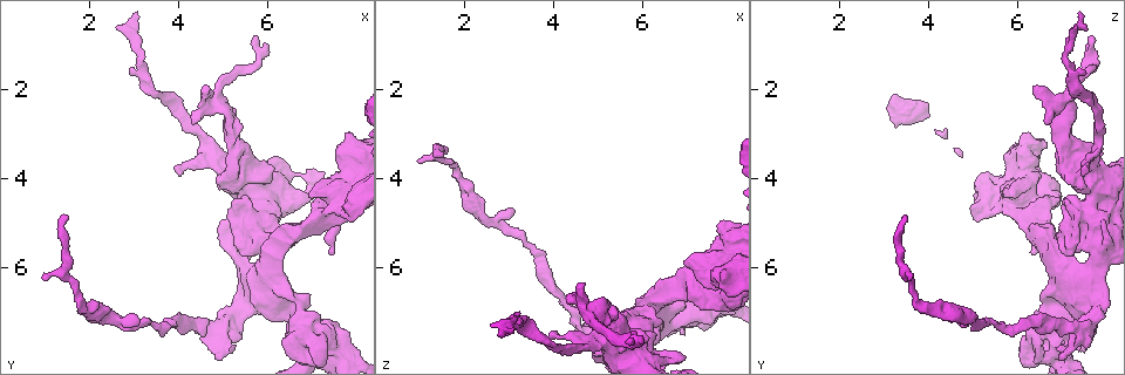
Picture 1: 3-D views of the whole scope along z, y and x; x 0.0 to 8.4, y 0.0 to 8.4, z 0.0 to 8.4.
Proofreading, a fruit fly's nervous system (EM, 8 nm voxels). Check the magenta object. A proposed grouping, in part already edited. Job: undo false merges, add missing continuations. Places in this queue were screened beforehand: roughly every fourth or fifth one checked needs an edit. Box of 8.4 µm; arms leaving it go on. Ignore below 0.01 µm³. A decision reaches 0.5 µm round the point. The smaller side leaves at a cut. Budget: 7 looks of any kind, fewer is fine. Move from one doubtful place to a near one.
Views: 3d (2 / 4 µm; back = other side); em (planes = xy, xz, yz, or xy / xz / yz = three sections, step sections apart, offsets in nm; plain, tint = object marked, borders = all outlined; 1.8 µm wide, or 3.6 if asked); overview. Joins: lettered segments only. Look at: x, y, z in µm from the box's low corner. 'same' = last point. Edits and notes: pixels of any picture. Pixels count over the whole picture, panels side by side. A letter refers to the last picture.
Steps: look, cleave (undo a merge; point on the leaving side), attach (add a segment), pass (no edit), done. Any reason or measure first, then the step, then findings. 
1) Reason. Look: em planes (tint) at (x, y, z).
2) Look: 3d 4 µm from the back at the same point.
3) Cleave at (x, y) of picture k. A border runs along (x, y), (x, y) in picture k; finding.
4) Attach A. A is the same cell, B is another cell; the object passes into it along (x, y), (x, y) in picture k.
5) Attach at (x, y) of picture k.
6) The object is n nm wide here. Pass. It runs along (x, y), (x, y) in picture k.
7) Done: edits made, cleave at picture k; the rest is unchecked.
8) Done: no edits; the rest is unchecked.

Look: 3d 4 µm at (2.80, 7.25, 4.95).

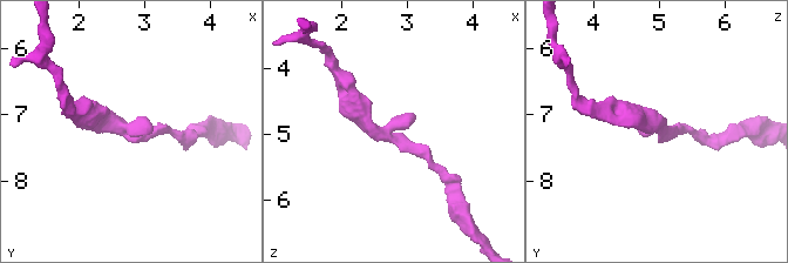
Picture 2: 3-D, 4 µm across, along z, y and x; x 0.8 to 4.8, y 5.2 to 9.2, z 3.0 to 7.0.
Look: em planes (tint) at (2.80, 7.30, 5.00).

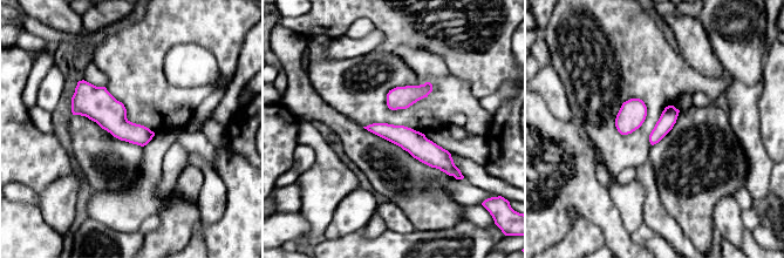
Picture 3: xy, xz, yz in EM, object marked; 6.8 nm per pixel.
See the neighbours. Look: em planes (borders) at the same point.

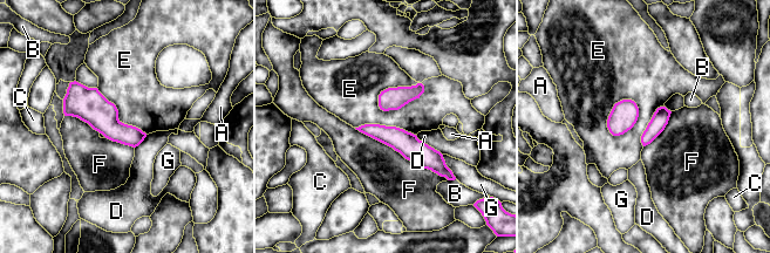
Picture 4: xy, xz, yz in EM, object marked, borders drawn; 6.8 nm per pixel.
The object is 120 nm wide here. Pass. A, B, C, D, E, F and G are other cells; a border runs along (424, 86), (397, 109), (377, 106) in picture 4; continuous, no second neuron.

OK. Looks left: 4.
Three arms meet. Look: em yz step 16 (borders) at (5.10, 7.15, 7.70).

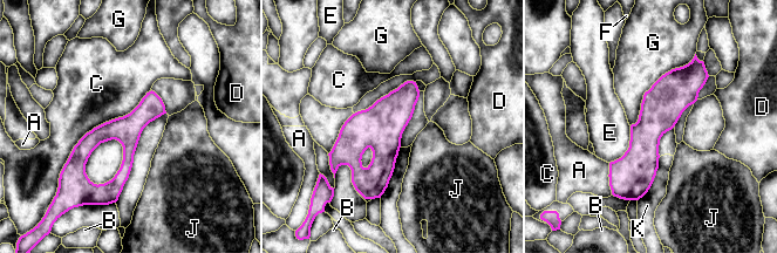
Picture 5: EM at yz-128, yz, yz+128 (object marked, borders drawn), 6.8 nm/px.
Look: em planes (borders) at the same point.

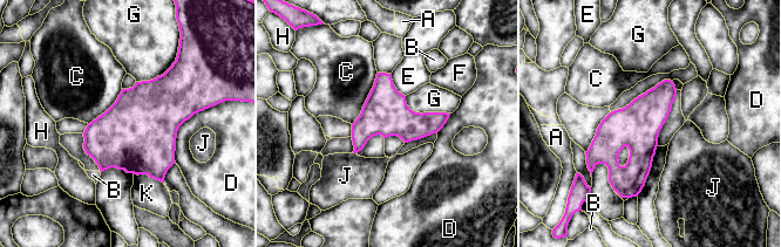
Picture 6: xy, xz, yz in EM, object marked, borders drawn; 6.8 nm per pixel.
The object is 320 nm wide here. Pass. A, B, C, D, E, F, G, H, J and K are other cells; a border runs along (378, 73), (361, 112), (352, 124) in picture 6; continuous, no second neuron.

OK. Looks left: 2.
Done: no edits; the rest is unchecked.

